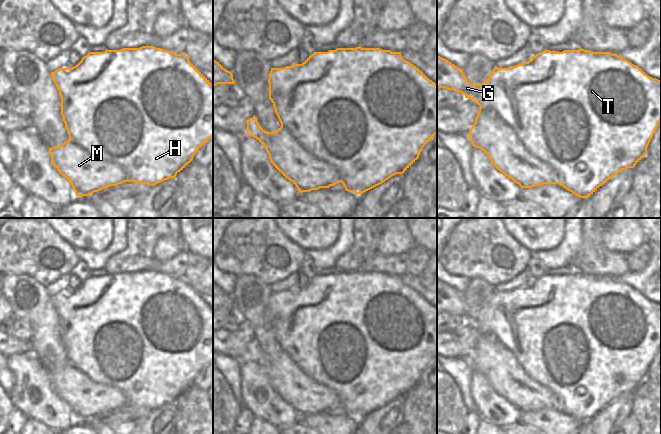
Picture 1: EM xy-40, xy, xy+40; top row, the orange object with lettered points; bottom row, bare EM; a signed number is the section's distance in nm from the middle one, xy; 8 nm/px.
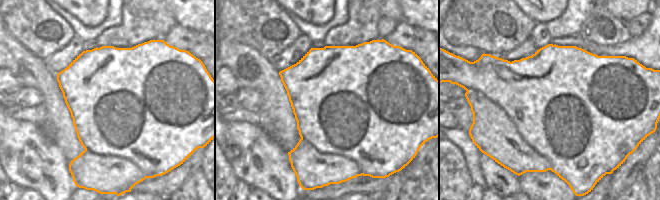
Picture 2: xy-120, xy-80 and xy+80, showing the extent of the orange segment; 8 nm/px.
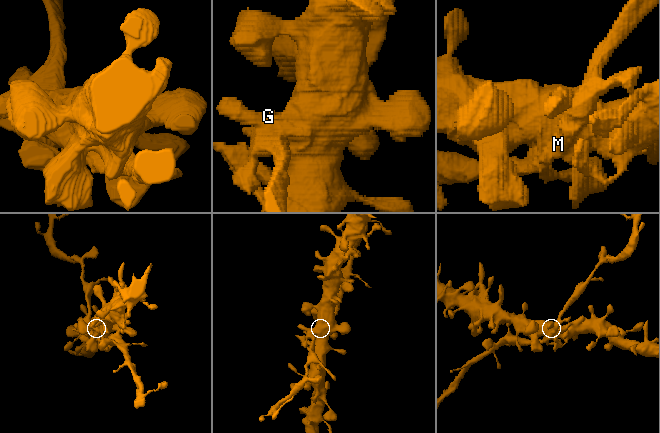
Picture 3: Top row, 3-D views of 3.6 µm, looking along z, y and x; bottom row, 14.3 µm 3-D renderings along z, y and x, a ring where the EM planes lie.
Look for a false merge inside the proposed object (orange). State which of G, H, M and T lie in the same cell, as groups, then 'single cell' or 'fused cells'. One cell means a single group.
G H T / M | fused cells

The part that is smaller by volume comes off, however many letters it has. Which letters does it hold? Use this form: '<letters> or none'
M

